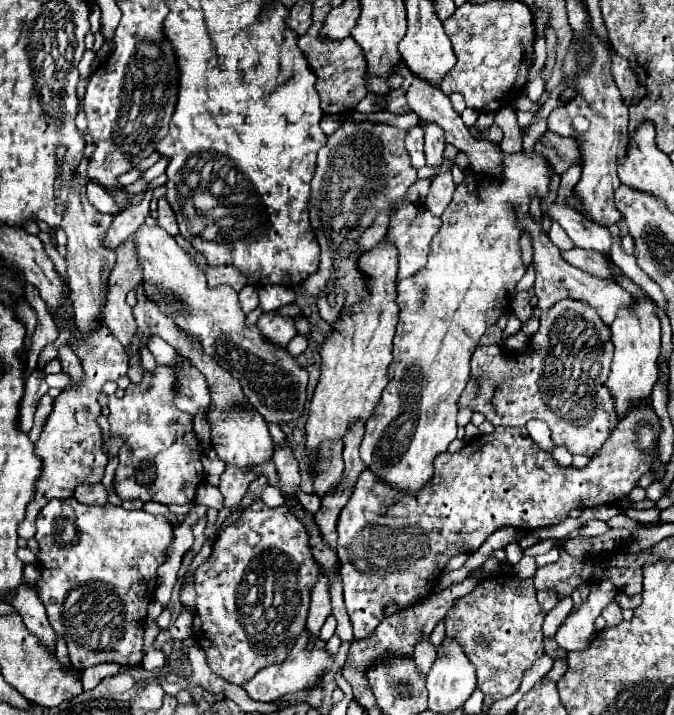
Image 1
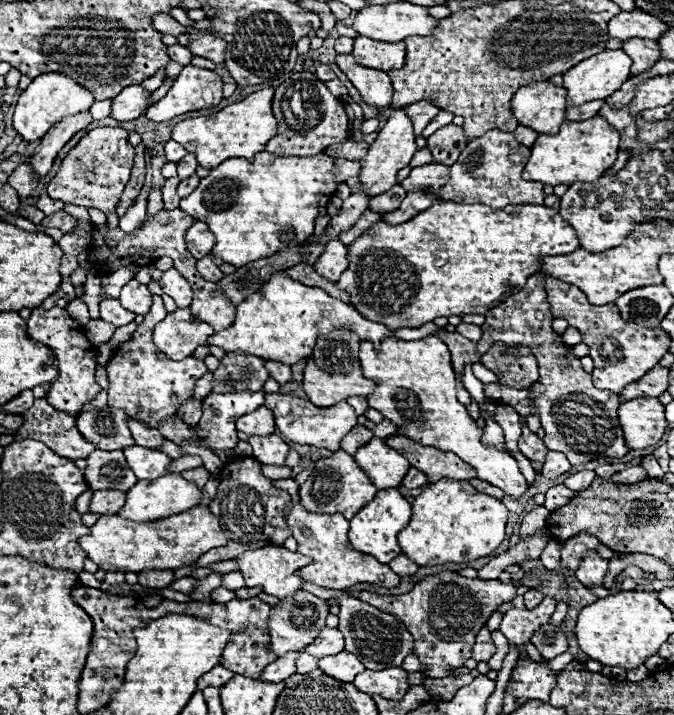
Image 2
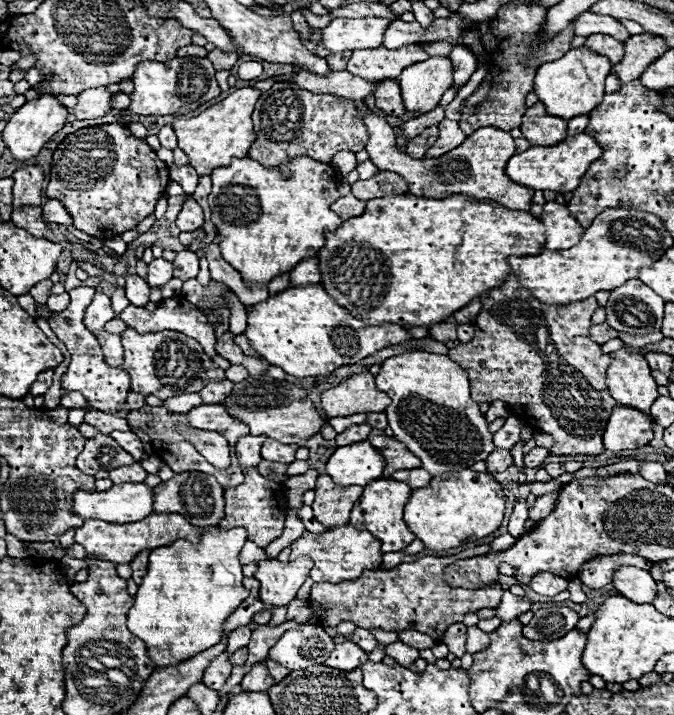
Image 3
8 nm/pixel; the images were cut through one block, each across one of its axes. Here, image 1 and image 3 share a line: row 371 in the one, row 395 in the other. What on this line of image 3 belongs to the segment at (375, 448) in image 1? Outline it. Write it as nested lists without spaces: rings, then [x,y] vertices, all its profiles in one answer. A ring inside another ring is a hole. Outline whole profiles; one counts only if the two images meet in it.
[[[406,352],[388,358],[376,376],[376,386],[392,398],[392,404],[384,412],[388,426],[394,430],[394,438],[406,444],[432,476],[470,468],[486,460],[494,450],[488,422],[480,414],[478,404],[470,398],[468,374],[462,366],[444,358],[444,354]]]

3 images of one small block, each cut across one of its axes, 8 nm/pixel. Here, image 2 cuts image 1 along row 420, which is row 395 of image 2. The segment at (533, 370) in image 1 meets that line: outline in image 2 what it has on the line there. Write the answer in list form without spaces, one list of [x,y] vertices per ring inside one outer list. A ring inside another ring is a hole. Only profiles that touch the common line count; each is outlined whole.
[[[538,272],[528,278],[526,286],[510,296],[506,302],[502,302],[498,308],[492,308],[486,314],[486,322],[482,324],[482,338],[478,342],[472,342],[458,332],[438,332],[436,336],[444,340],[452,352],[452,364],[454,372],[462,374],[462,368],[466,364],[480,362],[480,358],[496,344],[502,342],[504,346],[518,346],[524,344],[532,348],[538,366],[540,366],[540,378],[538,382],[544,384],[544,396],[538,398],[534,404],[528,400],[528,390],[510,388],[498,383],[484,385],[485,394],[502,404],[512,404],[516,412],[522,416],[528,416],[532,406],[536,406],[542,428],[546,430],[544,444],[550,450],[564,452],[572,466],[586,464],[590,460],[598,458],[622,458],[628,454],[628,446],[622,438],[622,428],[618,424],[618,394],[604,392],[592,386],[592,376],[582,370],[580,360],[572,356],[572,346],[566,346],[562,342],[562,336],[558,336],[552,330],[554,316],[550,314],[546,292],[542,286],[544,276]]]

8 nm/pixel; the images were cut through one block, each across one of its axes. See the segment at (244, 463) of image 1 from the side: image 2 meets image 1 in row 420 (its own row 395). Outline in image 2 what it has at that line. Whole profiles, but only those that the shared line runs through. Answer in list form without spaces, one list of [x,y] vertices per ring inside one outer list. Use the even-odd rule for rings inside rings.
[[[212,392],[204,402],[202,402],[202,418],[200,426],[208,430],[206,442],[212,448],[234,448],[238,442],[236,436],[236,426],[234,422],[260,408],[264,404],[266,392],[226,392],[226,394],[216,394]]]

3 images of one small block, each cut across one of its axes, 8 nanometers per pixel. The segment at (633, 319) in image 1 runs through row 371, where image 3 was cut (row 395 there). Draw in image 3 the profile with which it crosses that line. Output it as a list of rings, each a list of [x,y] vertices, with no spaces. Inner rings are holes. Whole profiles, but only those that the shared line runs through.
[[[628,346],[624,350],[612,352],[612,364],[608,368],[608,390],[618,406],[630,406],[630,408],[636,408],[650,416],[650,406],[658,398],[656,388],[658,388],[658,384],[650,374],[648,362],[644,360],[644,356],[640,356],[640,348]]]

